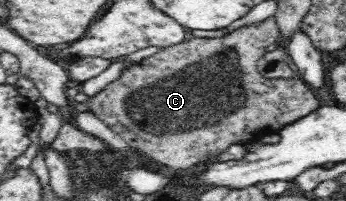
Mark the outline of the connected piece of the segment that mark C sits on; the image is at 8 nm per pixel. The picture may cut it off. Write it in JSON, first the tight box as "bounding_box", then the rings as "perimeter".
{"bounding_box":[88,16,320,170],"perimeter":[[[270,16],[262,22],[254,22],[248,26],[240,26],[236,30],[232,30],[220,38],[187,38],[179,45],[166,47],[152,54],[144,60],[134,63],[131,67],[122,71],[118,79],[106,85],[104,89],[88,98],[89,110],[94,113],[102,122],[116,132],[132,149],[138,149],[148,159],[154,159],[162,166],[171,168],[172,170],[188,170],[192,166],[198,164],[206,164],[212,162],[214,158],[218,158],[218,154],[226,148],[230,148],[234,144],[244,144],[257,142],[260,138],[264,138],[271,133],[277,133],[282,130],[285,125],[300,120],[300,118],[308,116],[317,108],[320,108],[320,100],[316,98],[312,88],[304,82],[299,76],[295,78],[264,78],[257,69],[257,60],[266,54],[266,47],[275,43],[281,36],[275,16]]]}

